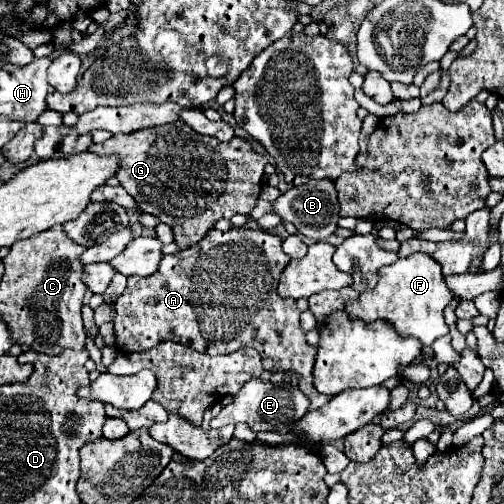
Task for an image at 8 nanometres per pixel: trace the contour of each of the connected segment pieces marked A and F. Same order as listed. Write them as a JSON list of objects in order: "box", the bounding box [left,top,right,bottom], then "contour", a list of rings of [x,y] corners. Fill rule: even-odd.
[{"box":[115,229,329,410],"contour":[[[231,229],[231,231],[209,231],[205,239],[193,247],[165,255],[161,267],[153,277],[129,277],[123,295],[115,301],[115,345],[123,353],[151,349],[163,341],[177,341],[181,345],[193,347],[195,351],[209,355],[227,355],[231,351],[249,345],[259,351],[263,359],[277,361],[277,371],[293,371],[299,375],[301,391],[310,401],[309,410],[316,410],[329,401],[327,395],[319,393],[313,386],[313,361],[317,349],[305,341],[305,333],[299,327],[301,311],[295,299],[281,299],[277,295],[279,275],[291,261],[281,249],[283,239],[261,229]]]},{"box":[345,253,453,347],"contour":[[[413,253],[409,259],[397,259],[393,265],[379,271],[379,283],[373,291],[361,293],[357,301],[345,303],[345,313],[349,319],[361,319],[365,323],[387,321],[401,337],[415,337],[423,347],[431,345],[435,339],[449,333],[443,311],[451,303],[453,293],[443,281],[439,263],[429,255]]]}]

